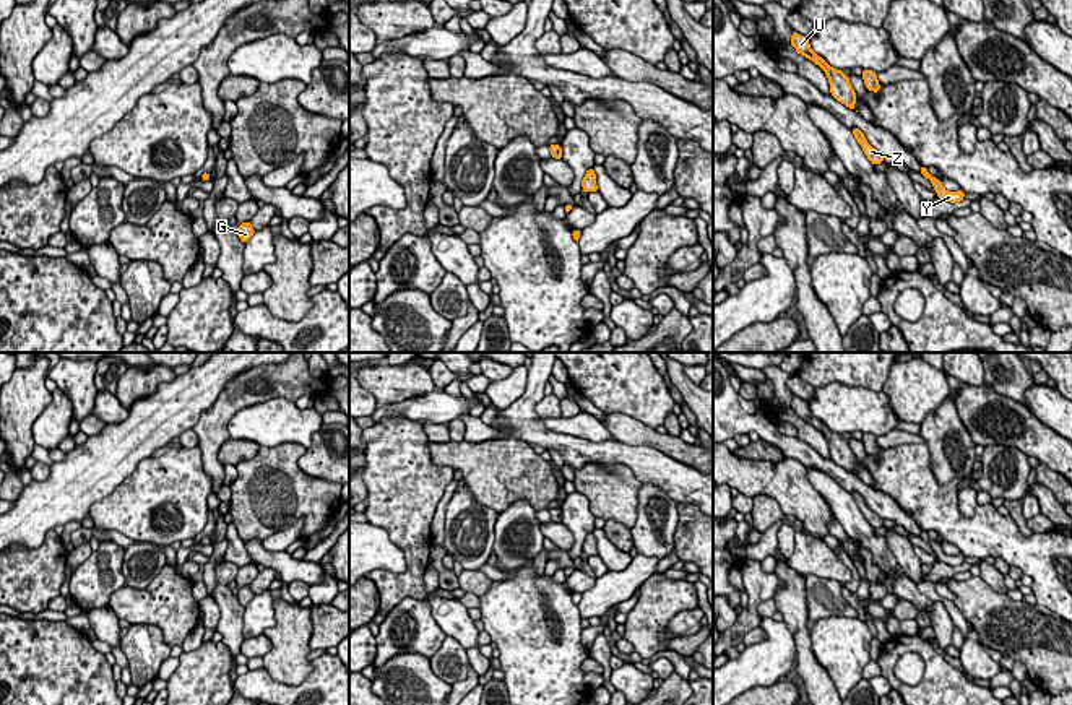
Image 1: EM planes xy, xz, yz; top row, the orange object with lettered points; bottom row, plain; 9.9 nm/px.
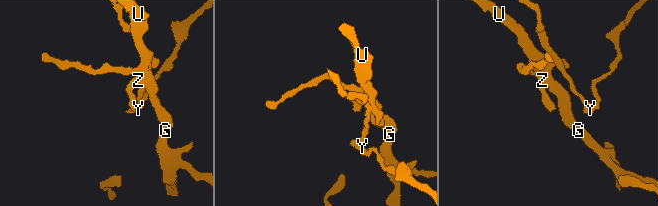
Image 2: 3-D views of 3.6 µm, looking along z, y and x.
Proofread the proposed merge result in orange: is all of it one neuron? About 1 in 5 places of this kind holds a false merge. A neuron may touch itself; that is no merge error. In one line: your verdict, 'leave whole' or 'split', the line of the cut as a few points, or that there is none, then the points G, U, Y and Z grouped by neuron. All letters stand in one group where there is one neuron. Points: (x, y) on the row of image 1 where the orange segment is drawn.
leave whole; cut none; groups G U Y Z

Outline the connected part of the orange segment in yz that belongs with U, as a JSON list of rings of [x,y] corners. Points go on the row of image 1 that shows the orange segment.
[[[793,31],[789,44],[796,49],[798,54],[812,60],[815,65],[819,65],[825,71],[828,83],[830,83],[832,96],[838,102],[856,110],[854,102],[856,102],[858,96],[849,83],[849,78],[843,73],[843,70],[832,68],[822,57],[814,54],[810,49],[809,39],[798,34],[796,31]]]

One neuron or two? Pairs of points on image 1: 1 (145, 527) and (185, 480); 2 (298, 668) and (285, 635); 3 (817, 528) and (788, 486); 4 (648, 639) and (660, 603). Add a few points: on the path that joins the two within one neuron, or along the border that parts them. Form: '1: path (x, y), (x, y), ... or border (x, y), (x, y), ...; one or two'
1: path (145, 514), (172, 491); one
2: path (289, 660), (289, 644); one
3: path (814, 519), (812, 510), (798, 496); one
4: path (648, 631), (653, 611); one

